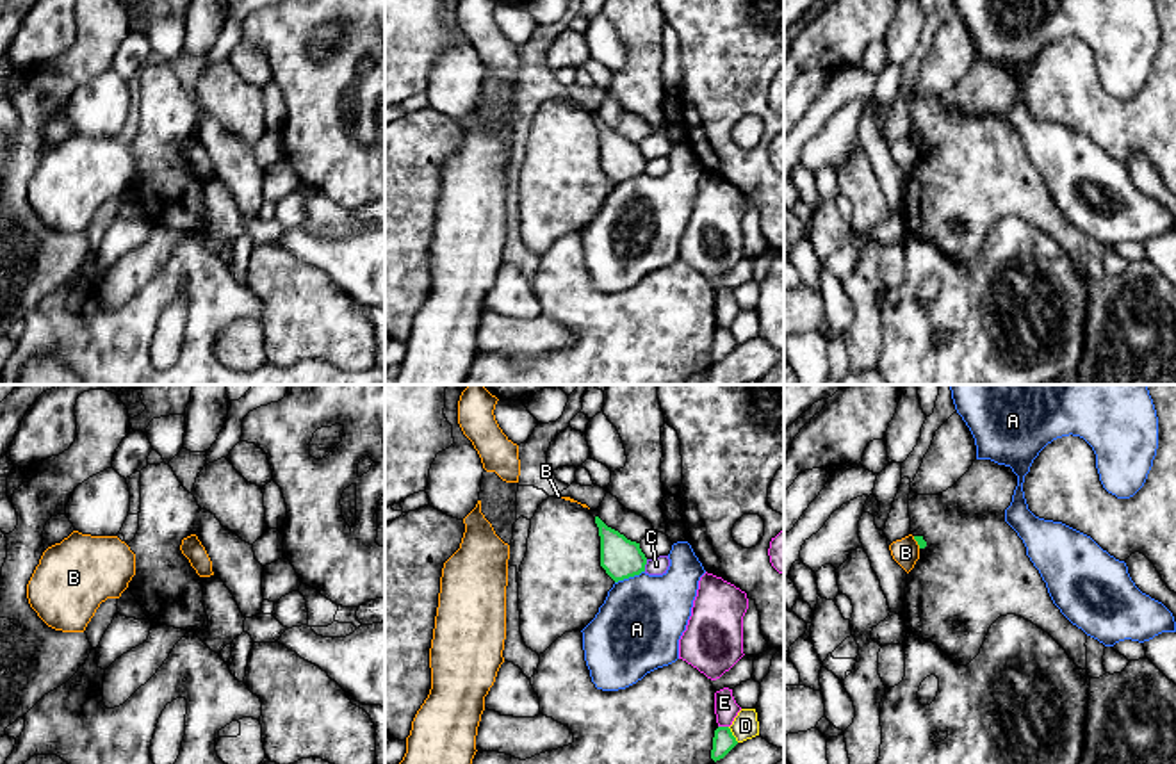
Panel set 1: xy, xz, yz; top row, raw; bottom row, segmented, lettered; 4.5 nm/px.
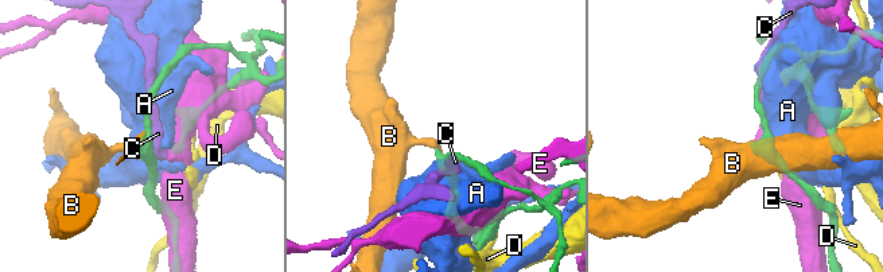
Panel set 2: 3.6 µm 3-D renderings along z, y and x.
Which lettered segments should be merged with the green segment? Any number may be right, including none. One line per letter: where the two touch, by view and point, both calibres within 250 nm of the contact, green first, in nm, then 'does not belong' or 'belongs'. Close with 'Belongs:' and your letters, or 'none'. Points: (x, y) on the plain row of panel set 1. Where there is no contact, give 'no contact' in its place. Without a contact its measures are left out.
A: meets green in xz at (629, 177); 180 nm thick on the green side, 380 nm on the other; does not belong
B: meets green in yz at (916, 141); 40 nm thick on the green side, 120 nm on the other; does not belong
C: meets green in xz at (645, 164); 180 nm thick on the green side, 80 nm on the other; does not belong
D: meets green in xz at (731, 335); 100 nm thick on the green side, 120 nm on the other; does not belong
E: meets green in xz at (724, 328); 100 nm thick on the green side, 110 nm on the other; does not belong
Belongs: none

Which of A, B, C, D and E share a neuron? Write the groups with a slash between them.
A / B / C / D / E

